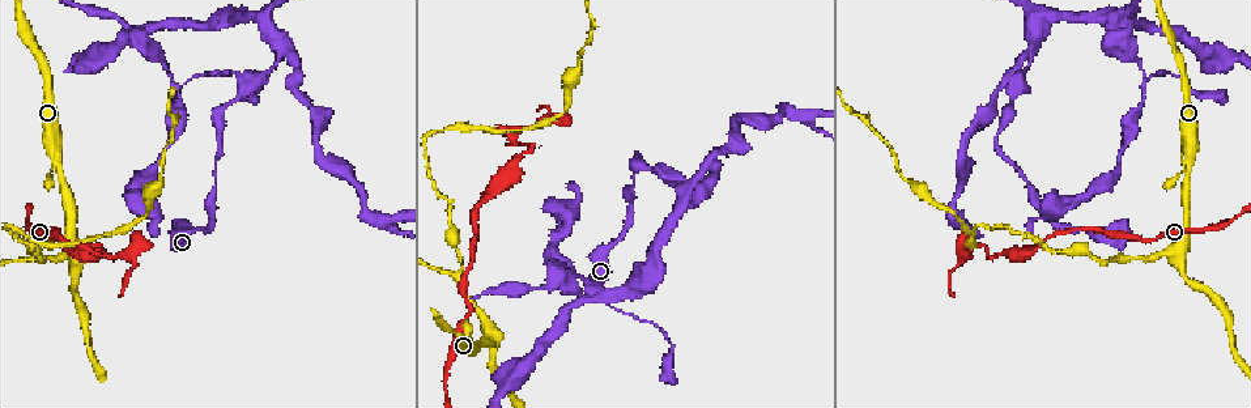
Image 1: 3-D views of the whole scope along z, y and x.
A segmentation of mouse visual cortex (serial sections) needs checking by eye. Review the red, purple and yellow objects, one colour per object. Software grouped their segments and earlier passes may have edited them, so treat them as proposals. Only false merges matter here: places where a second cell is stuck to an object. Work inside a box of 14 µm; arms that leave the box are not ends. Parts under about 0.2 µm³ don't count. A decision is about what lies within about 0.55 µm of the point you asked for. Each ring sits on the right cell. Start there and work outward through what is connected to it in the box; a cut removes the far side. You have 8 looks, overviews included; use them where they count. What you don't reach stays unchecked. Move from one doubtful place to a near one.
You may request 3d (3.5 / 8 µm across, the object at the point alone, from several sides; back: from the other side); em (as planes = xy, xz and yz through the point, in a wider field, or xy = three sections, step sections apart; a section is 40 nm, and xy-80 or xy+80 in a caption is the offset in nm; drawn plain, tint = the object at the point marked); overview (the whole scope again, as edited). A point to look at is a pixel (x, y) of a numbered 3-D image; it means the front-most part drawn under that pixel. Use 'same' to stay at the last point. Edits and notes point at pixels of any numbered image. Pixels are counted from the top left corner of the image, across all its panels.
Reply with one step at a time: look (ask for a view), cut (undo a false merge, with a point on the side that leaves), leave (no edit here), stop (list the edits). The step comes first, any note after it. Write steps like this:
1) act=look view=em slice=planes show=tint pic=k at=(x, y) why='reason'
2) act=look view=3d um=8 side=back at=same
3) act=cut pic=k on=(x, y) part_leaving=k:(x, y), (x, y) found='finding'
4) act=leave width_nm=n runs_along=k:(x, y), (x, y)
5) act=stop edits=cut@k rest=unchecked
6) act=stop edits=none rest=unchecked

act=look view=3d um=8 side=back pic=1 at=(1172, 252) why='sharp bend'

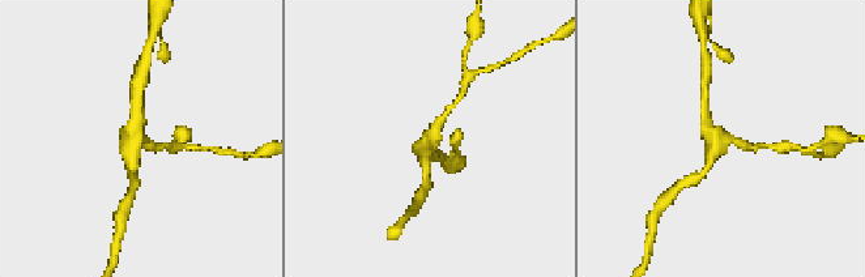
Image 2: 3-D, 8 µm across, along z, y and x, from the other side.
act=look view=em slice=planes show=tint pic=2 at=(430, 136) why='shape alone is not enough'

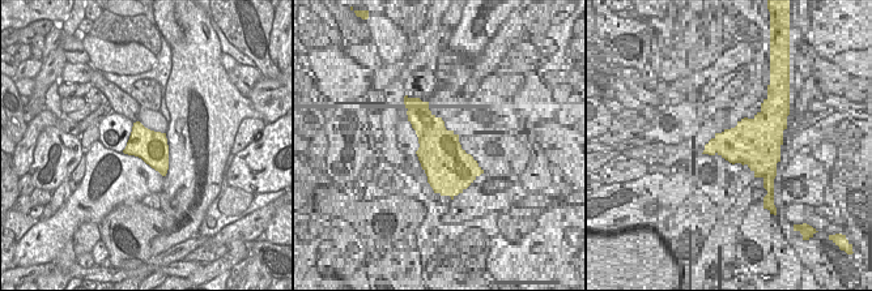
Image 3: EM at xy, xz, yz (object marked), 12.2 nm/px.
act=leave runs_along=2:(704, 103), (715, 139), (746, 144) found='all the same cell'

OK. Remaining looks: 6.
act=look view=3d um=3.5 pic=1 at=(458, 275) why='branch point'

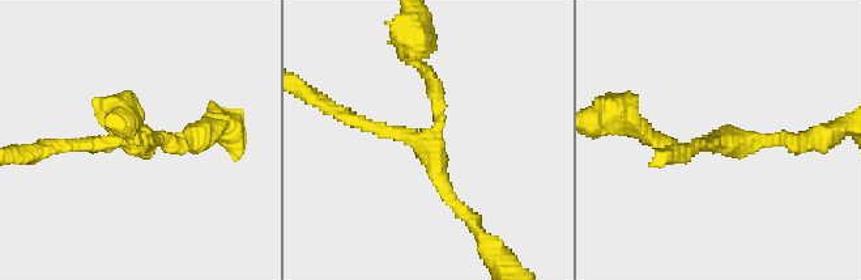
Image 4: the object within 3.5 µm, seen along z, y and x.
act=look view=em slice=planes show=tint pic=4 at=(723, 138) arms=3 arm_widths_nm=200,200,200 why='now the EM'

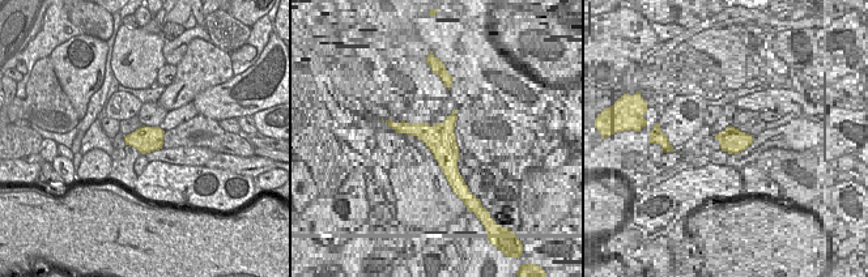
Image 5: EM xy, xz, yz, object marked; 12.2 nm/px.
act=leave runs_along=4:(472, 220), (439, 183), (439, 106), (423, 66) found='one cell here'

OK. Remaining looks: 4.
act=look view=3d um=3.5 pic=1 at=(986, 258) why='calibre changes'

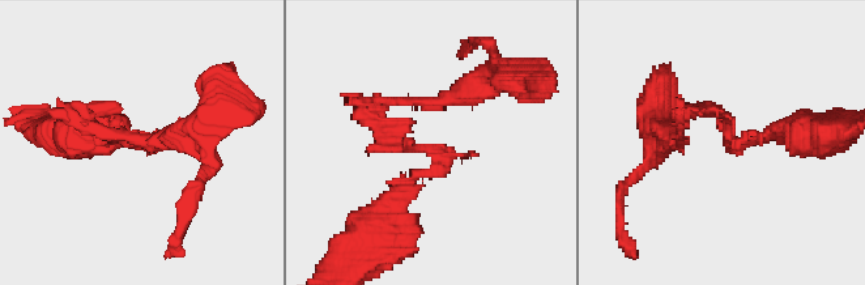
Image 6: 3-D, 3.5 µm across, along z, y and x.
act=look view=em slice=xy step=5 show=tint pic=6 at=(419, 148)

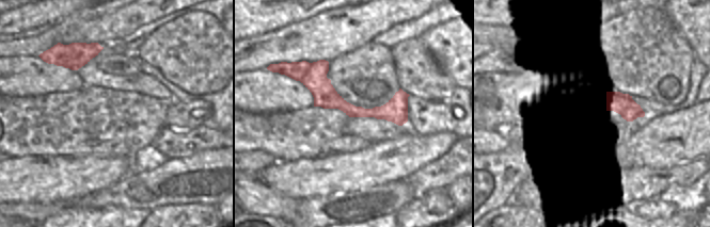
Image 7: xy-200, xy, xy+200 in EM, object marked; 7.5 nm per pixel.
act=look view=em slice=planes show=tint at=same

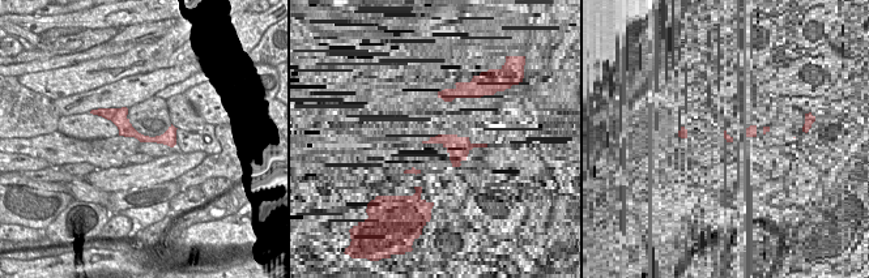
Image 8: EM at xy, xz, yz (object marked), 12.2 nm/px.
act=cut pic=6 on=(397, 148) part_leaving=6:(741, 145), (718, 109), (681, 124) found='two cells meet here'

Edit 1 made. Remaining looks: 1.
act=stop edits=cut@6 rest=unchecked

